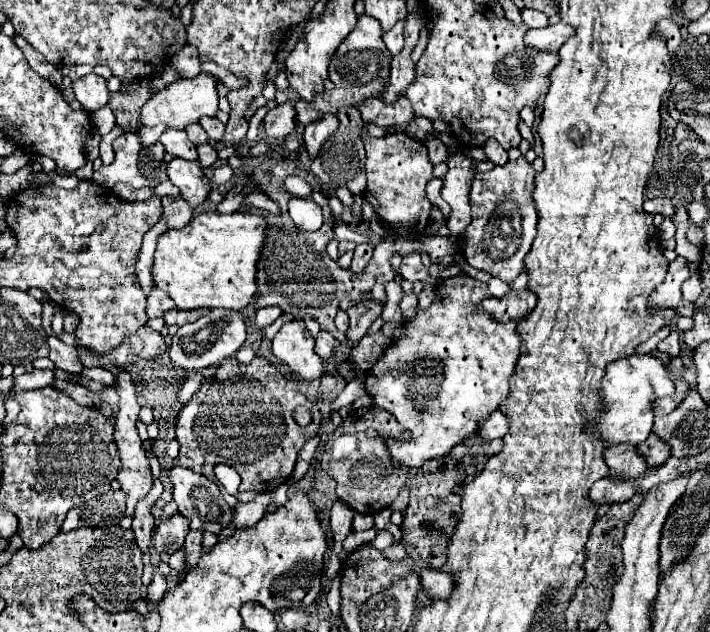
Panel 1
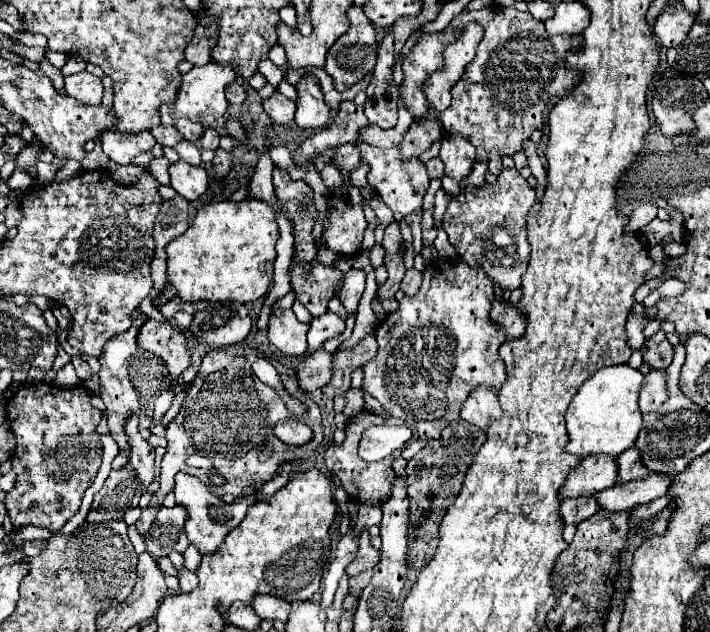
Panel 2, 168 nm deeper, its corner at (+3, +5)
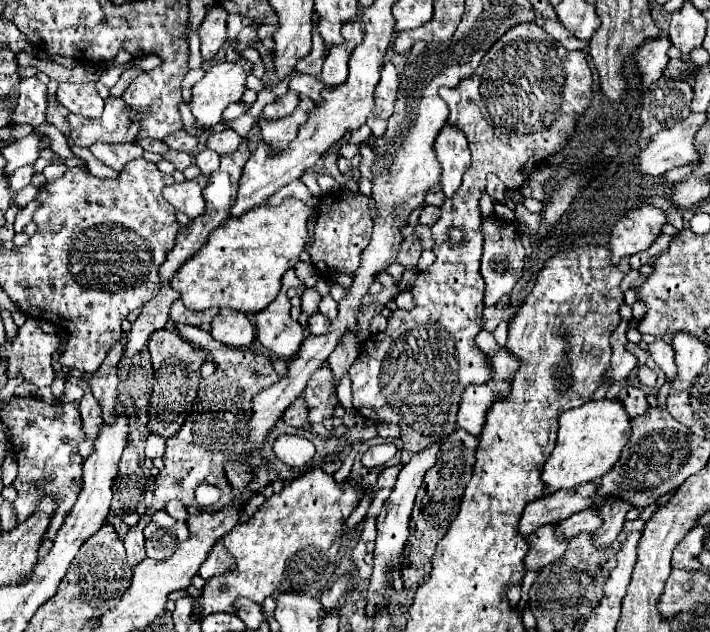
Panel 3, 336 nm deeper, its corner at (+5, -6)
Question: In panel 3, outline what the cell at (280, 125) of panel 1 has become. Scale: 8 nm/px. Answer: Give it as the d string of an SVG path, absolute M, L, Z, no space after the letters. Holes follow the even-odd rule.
M287 92L285 96L277 98L273 104L267 104L261 112L261 118L265 120L279 120L279 118L285 118L289 114L293 114L293 110L297 108L299 104L299 96L295 96L295 92Z

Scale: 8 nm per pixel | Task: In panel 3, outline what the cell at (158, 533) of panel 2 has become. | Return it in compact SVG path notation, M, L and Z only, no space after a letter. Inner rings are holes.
M167 510L153 514L151 522L145 526L145 548L147 558L165 560L175 554L181 542L189 536L187 524L175 520Z

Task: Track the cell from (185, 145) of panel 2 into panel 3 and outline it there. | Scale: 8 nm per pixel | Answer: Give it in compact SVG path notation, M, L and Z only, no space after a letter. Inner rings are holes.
M169 150L169 152L165 152L165 154L163 154L163 158L165 158L165 160L169 160L169 162L173 162L173 164L175 164L175 168L177 168L177 170L181 170L181 172L191 164L191 156L189 156L187 152Z

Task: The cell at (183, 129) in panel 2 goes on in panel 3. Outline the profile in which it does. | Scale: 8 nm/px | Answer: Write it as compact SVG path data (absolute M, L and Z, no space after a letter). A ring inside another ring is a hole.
M179 130L175 136L169 136L165 142L167 142L173 150L181 150L181 152L193 154L193 152L197 150L199 138L197 138L197 136L191 136L191 134L185 132L185 130Z

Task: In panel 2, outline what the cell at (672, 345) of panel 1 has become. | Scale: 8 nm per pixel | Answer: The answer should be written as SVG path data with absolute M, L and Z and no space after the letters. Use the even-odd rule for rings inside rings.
M657 331L653 337L649 337L645 341L645 345L647 345L647 349L643 353L643 361L651 369L667 369L671 365L673 345L667 341L663 331Z

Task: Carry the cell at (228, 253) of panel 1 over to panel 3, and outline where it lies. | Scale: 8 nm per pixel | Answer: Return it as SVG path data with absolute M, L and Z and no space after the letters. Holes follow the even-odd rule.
M285 200L277 208L251 208L243 216L227 218L209 234L203 248L193 254L171 278L171 288L181 294L189 310L205 310L211 306L231 308L245 314L267 308L281 290L281 276L299 262L299 254L307 244L307 220L317 214L299 200Z

